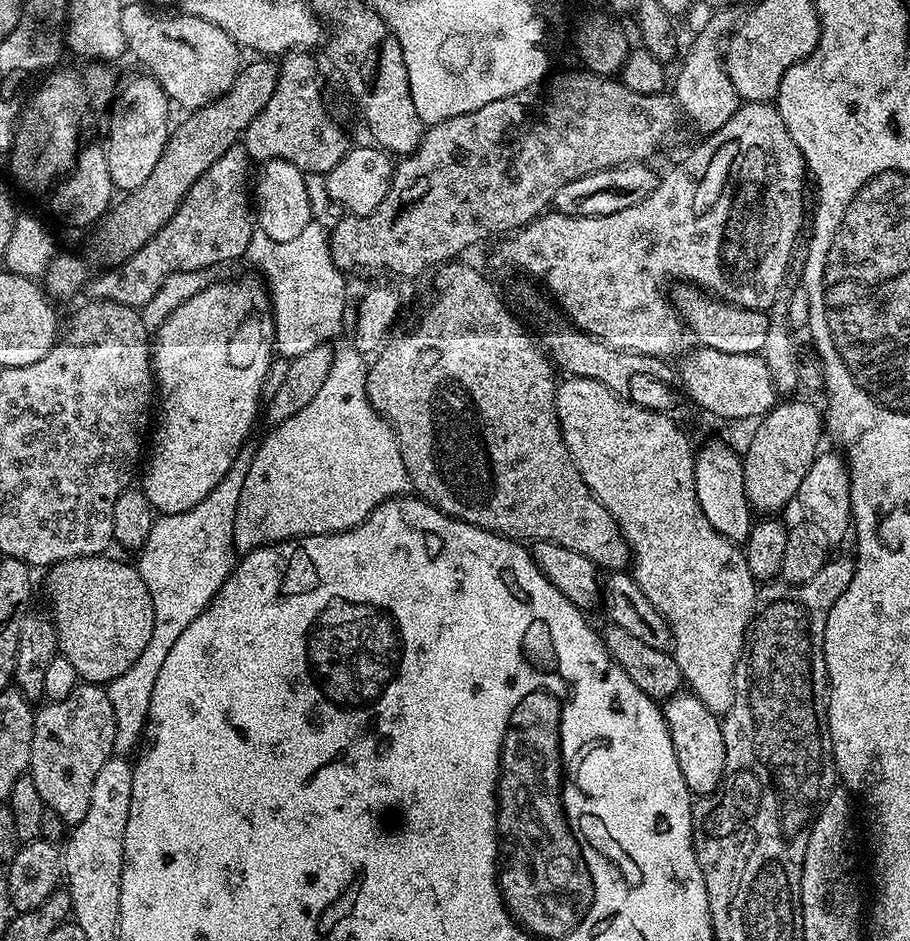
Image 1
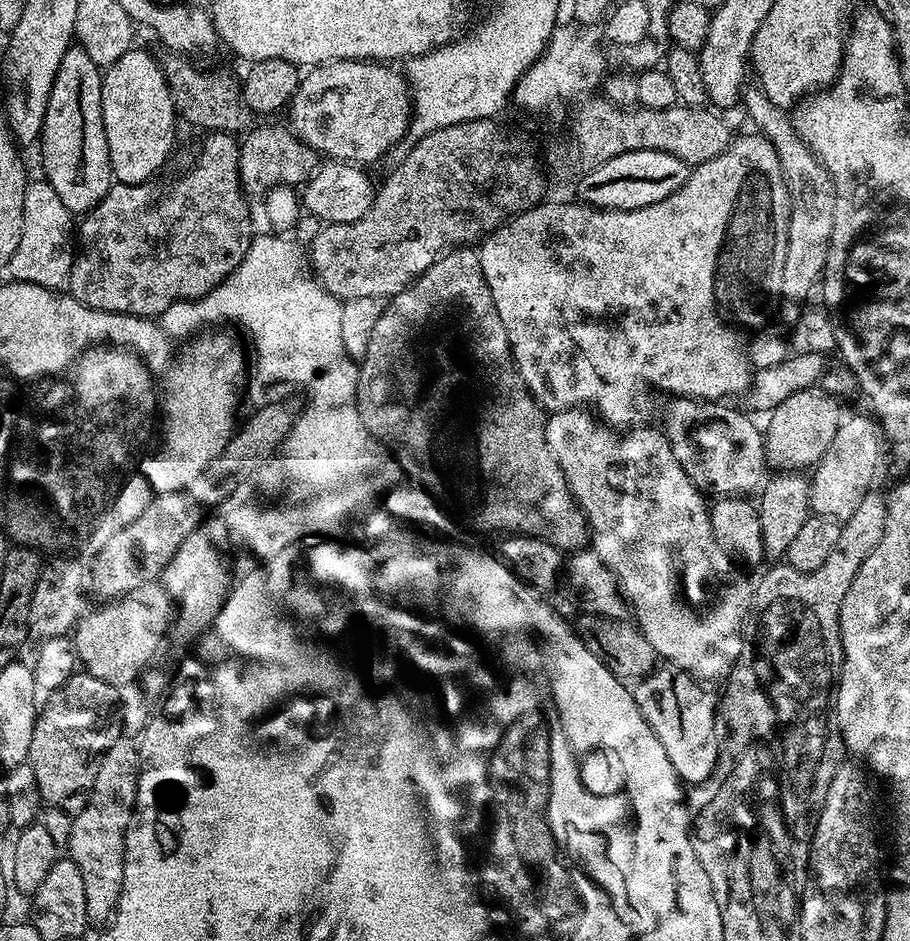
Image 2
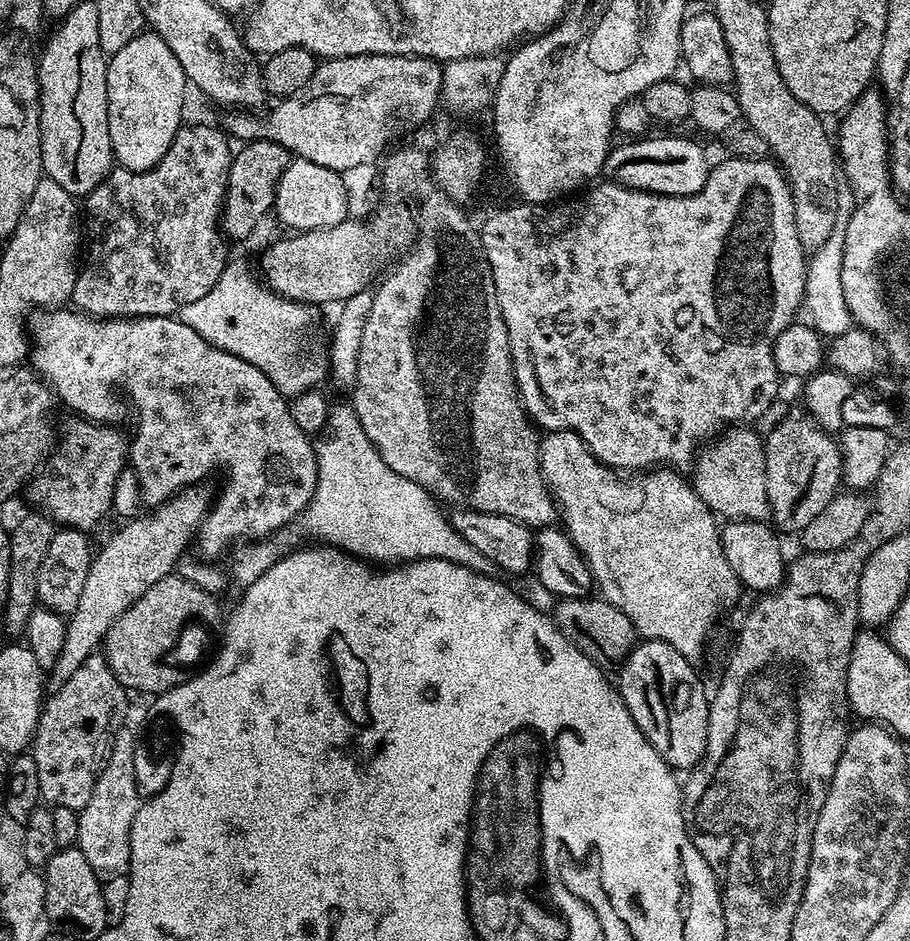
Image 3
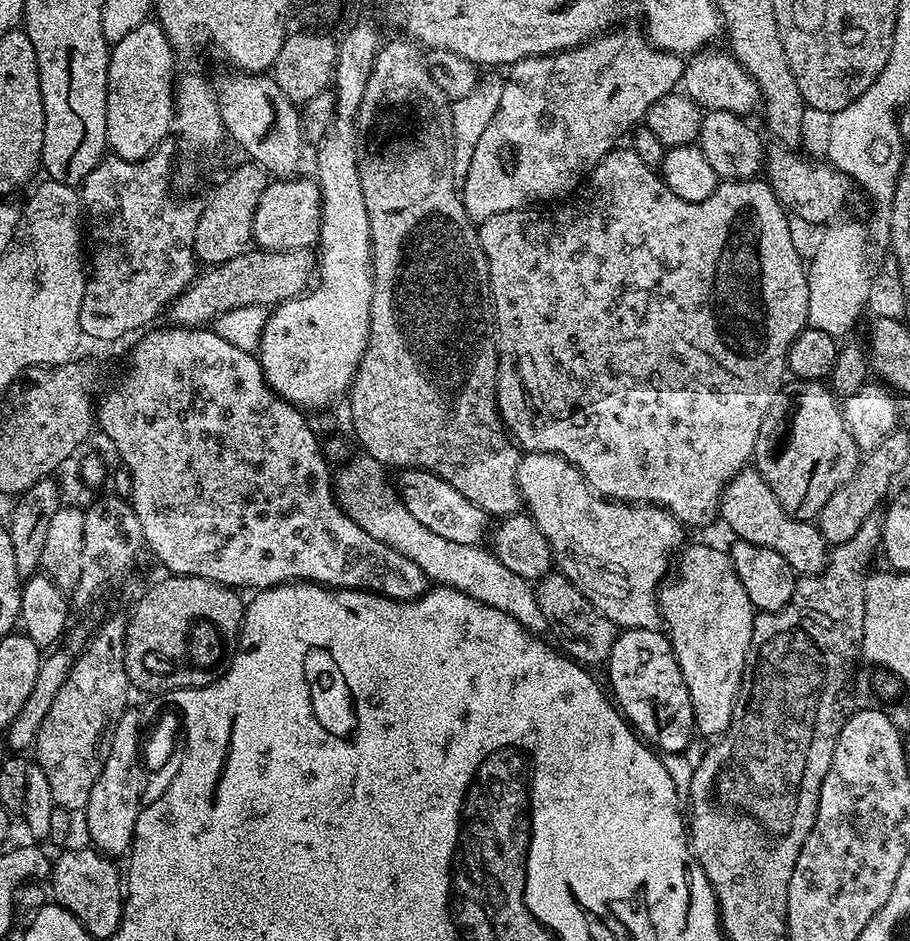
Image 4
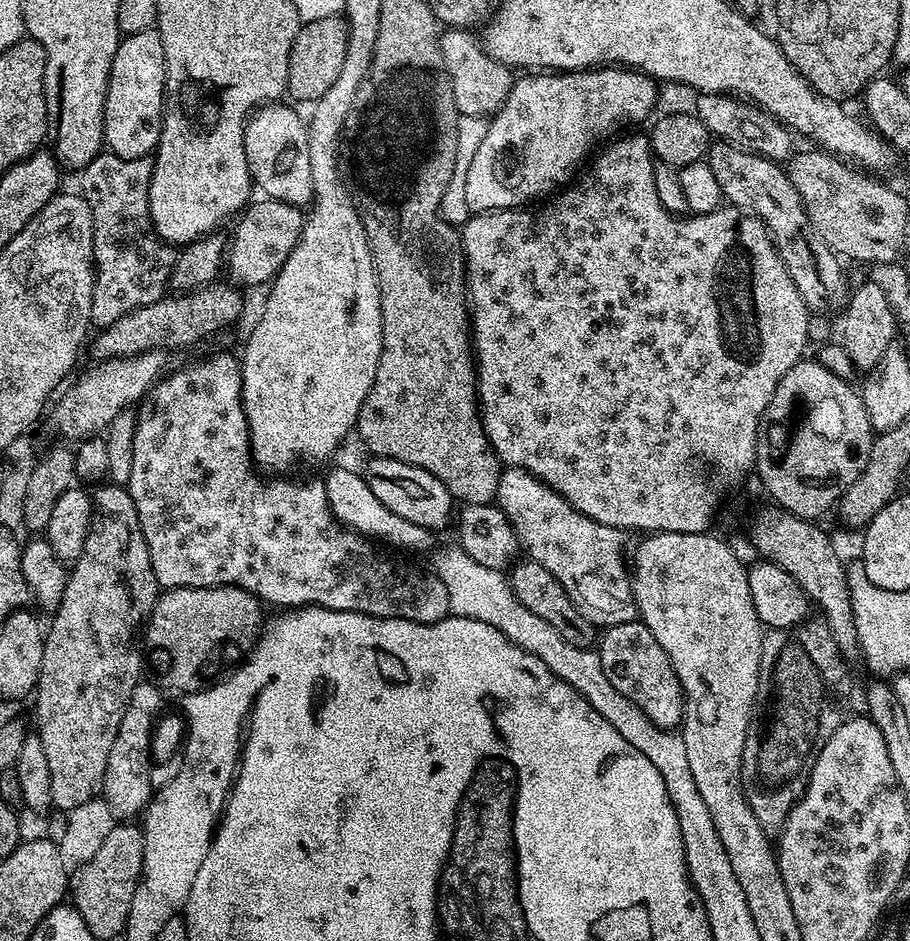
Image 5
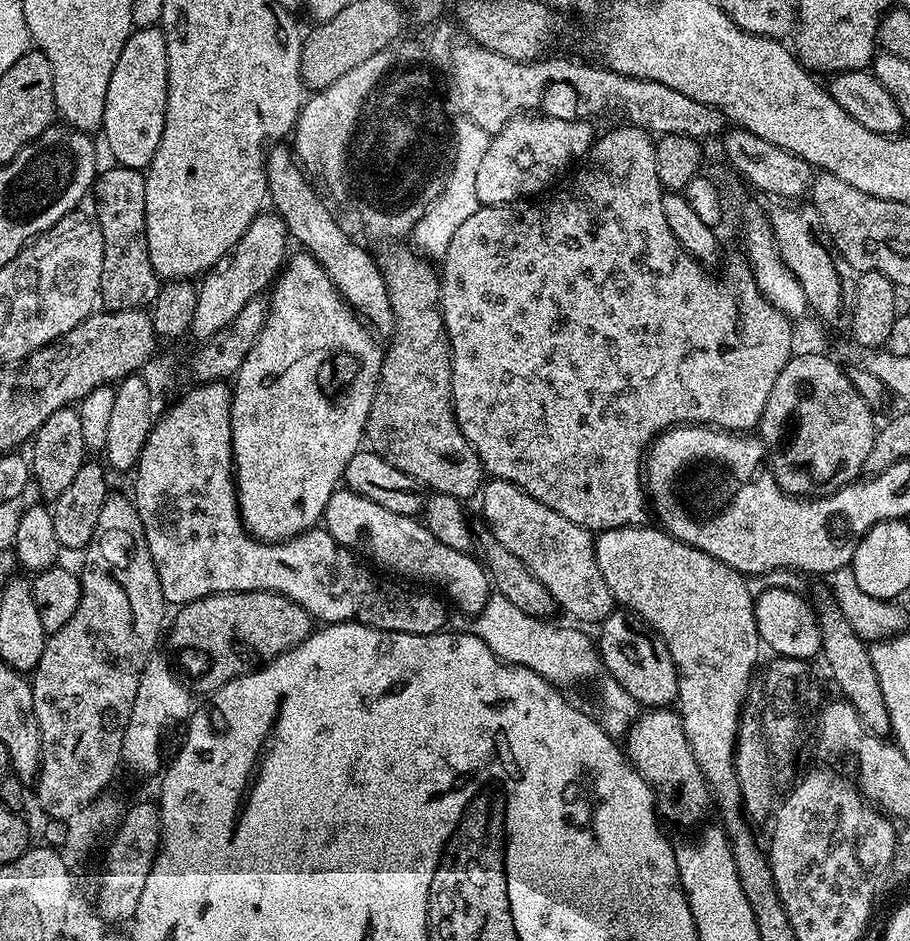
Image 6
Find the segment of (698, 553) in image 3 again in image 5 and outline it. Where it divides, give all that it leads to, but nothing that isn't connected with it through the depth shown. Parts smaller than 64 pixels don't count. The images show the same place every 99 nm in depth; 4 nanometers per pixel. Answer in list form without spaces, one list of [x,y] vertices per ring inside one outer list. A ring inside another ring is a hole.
[[[505,467],[501,471],[495,503],[514,526],[516,538],[520,541],[520,547],[526,553],[527,559],[537,560],[542,566],[546,566],[546,570],[550,570],[550,574],[554,574],[554,578],[558,578],[558,582],[562,582],[574,606],[578,606],[578,610],[591,624],[611,626],[637,619],[632,578],[626,563],[626,548],[625,552],[623,548],[625,533],[621,529],[602,526],[602,522],[586,518],[581,512],[574,510],[574,506],[570,506],[570,502],[566,502],[566,498],[555,492],[550,485],[543,480],[537,480],[521,468]]]

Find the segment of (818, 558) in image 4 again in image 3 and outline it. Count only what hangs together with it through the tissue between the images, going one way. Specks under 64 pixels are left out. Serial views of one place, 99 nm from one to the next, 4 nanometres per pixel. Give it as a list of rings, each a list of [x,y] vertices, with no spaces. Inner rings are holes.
[[[732,426],[721,431],[694,460],[696,473],[690,476],[690,483],[698,498],[702,498],[709,512],[720,518],[725,516],[723,519],[728,522],[767,521],[770,516],[766,494],[765,437],[759,436],[752,428],[755,427]]]

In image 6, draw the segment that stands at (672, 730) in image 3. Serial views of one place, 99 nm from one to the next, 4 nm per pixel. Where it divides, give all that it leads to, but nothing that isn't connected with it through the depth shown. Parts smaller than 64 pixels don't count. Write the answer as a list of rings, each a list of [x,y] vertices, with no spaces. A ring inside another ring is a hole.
[[[614,610],[599,625],[600,659],[608,675],[645,709],[667,708],[677,703],[680,694],[680,673],[677,672],[670,650],[657,632],[641,616],[627,610]]]

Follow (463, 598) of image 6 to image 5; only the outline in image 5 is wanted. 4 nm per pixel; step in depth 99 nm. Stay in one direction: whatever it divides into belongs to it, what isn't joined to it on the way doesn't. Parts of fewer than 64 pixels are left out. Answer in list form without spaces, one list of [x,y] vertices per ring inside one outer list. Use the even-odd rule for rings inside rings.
[[[336,468],[329,476],[325,475],[323,481],[330,510],[341,524],[352,531],[375,538],[377,541],[385,540],[386,543],[393,544],[396,548],[405,548],[408,552],[420,552],[423,548],[433,547],[434,533],[428,528],[414,526],[414,522],[406,522],[406,518],[398,518],[398,514],[386,510],[386,506],[382,506],[382,502],[378,502],[378,498],[370,494],[370,486],[366,486],[359,471],[351,472],[348,468]]]

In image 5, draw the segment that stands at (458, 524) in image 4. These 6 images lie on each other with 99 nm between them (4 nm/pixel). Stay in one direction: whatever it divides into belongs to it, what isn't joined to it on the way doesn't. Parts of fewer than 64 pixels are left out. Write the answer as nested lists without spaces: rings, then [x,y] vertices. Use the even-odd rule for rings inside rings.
[[[372,456],[369,464],[362,468],[362,475],[366,486],[370,486],[370,494],[386,506],[398,518],[406,518],[406,522],[414,522],[414,526],[428,528],[434,534],[439,533],[439,528],[444,528],[453,523],[454,498],[450,490],[434,474],[422,470],[419,466],[410,466],[406,462],[398,462],[394,458],[385,456]]]

